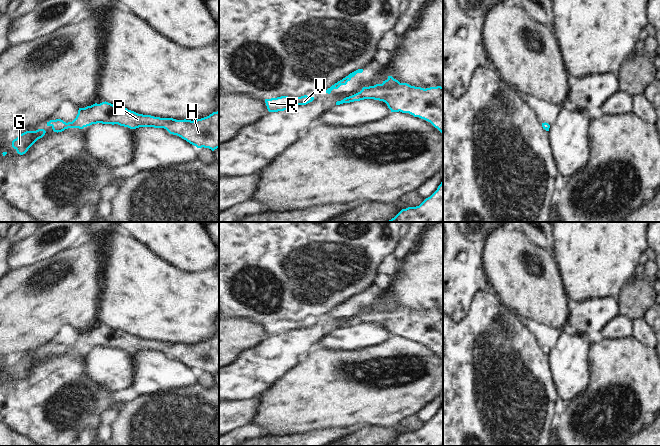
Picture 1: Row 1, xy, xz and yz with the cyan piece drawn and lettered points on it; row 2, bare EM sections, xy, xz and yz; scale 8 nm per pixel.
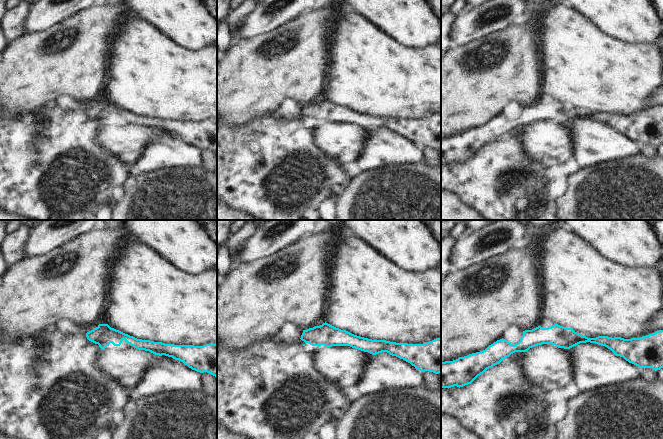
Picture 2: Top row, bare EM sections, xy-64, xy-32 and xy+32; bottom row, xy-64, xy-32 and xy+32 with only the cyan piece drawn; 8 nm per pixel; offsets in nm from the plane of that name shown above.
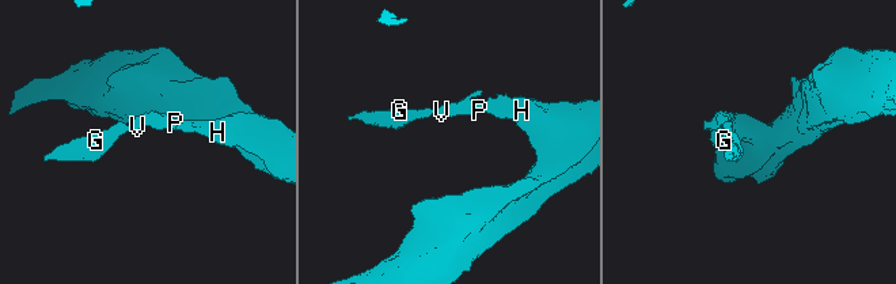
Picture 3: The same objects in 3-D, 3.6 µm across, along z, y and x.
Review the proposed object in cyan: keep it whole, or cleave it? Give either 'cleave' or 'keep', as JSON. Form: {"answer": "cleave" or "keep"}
{"answer": "keep"}

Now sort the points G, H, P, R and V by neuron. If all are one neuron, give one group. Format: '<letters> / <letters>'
G H P R V

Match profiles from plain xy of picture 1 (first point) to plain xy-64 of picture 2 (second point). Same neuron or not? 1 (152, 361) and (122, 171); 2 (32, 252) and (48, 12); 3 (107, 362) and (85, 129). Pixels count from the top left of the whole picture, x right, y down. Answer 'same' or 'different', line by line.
1: different
2: same
3: different

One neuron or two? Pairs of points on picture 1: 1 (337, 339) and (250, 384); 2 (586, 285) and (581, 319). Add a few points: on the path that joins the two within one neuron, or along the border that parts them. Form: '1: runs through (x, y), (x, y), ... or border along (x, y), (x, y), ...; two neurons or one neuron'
1: border along (333, 329), (315, 348); two neurons
2: border along (607, 295), (592, 297), (584, 301), (570, 300); two neurons

